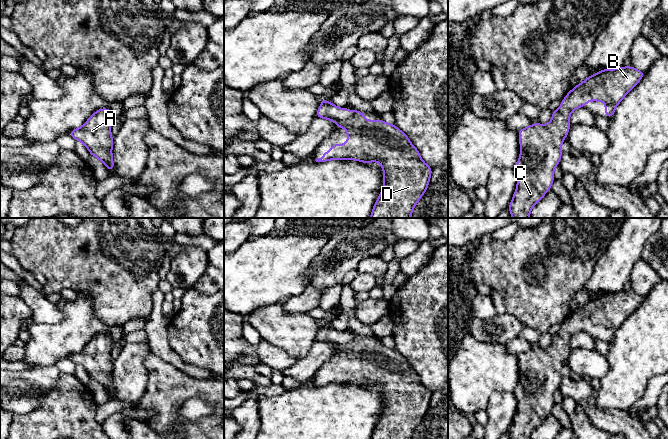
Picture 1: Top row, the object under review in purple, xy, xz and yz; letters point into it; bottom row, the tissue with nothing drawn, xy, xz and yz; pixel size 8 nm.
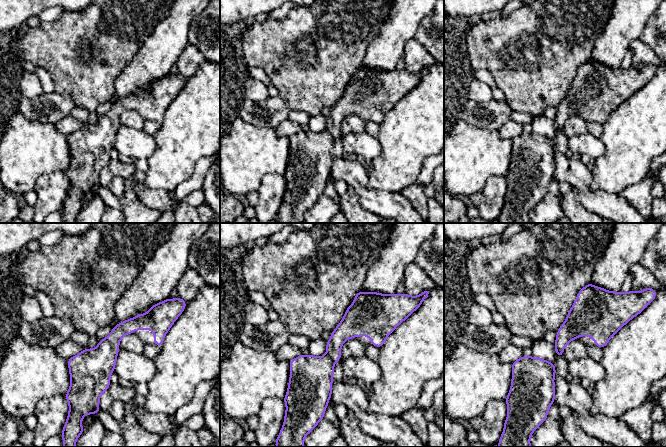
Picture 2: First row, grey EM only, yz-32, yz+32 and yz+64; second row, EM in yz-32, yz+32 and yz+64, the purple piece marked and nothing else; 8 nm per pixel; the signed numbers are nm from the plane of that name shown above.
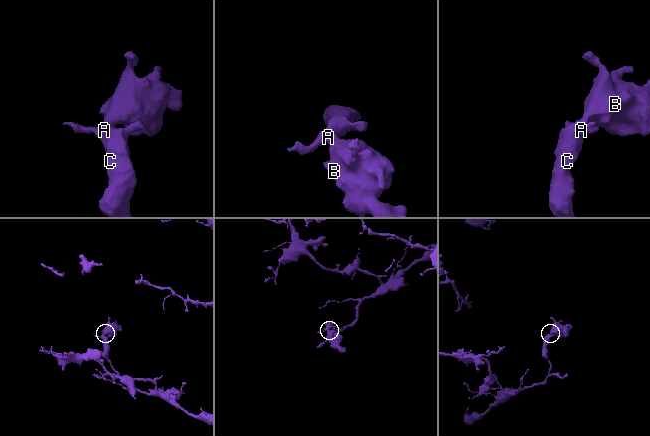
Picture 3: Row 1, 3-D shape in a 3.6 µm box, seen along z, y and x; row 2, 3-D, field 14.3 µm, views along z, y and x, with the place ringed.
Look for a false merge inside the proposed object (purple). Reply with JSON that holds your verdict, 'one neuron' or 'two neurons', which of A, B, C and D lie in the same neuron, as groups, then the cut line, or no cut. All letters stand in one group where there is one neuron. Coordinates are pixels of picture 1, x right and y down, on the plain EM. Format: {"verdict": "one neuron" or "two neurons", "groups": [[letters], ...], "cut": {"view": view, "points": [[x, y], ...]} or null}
{"verdict": "one neuron", "groups": [["A", "B", "C", "D"]], "cut": null}

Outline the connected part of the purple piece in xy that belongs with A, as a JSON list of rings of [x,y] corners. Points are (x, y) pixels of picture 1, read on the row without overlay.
[[[105,331],[95,335],[81,351],[69,355],[71,361],[82,366],[90,379],[98,382],[109,395],[114,395],[112,342],[110,333]]]

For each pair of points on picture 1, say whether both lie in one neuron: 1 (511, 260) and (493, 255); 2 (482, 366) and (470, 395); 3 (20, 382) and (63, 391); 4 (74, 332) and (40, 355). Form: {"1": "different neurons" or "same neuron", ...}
{"1": "same neuron", "2": "same neuron", "3": "different neurons", "4": "same neuron"}

